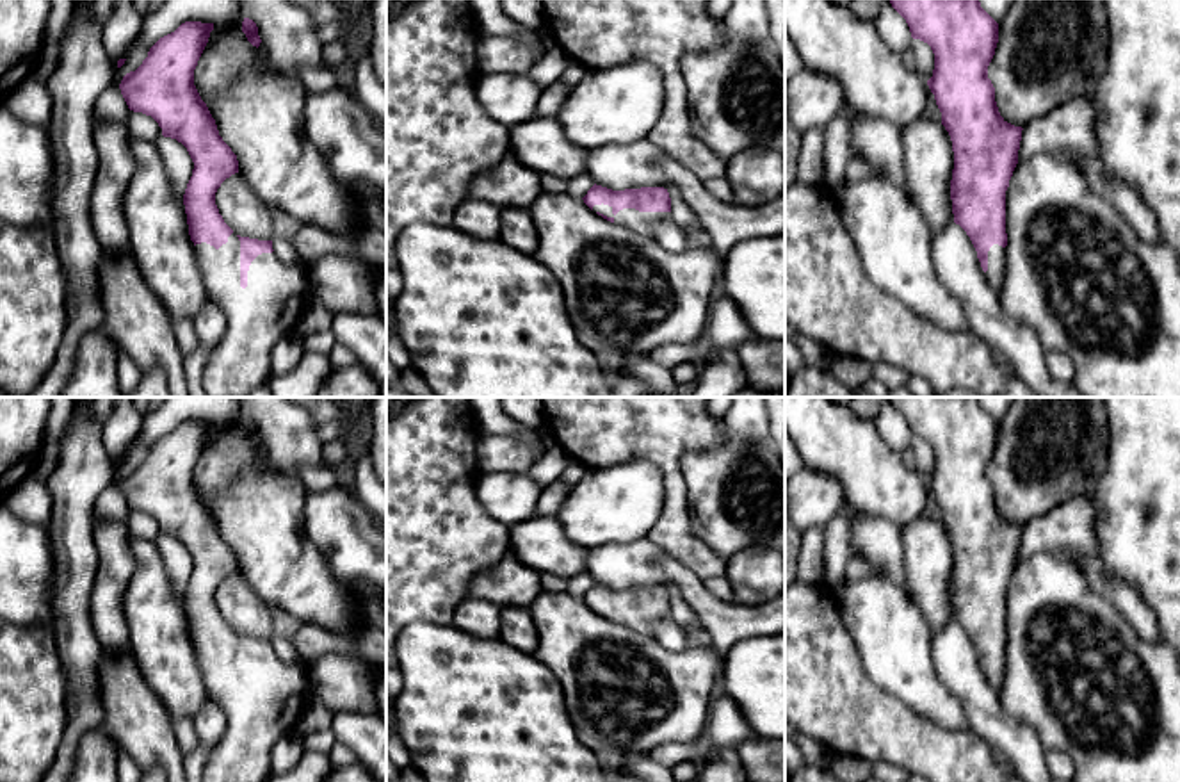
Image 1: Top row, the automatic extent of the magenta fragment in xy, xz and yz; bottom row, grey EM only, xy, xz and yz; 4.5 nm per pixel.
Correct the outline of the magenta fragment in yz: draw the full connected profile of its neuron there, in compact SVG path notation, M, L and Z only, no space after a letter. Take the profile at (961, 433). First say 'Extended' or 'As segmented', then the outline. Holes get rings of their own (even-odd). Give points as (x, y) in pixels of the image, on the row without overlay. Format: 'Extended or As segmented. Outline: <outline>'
Extended. Outline: M890 397L890 403L906 419L911 436L927 442L934 452L927 485L952 540L954 622L970 636L986 679L997 691L1006 672L1006 590L1018 563L1023 529L1000 515L995 486L988 477L988 465L998 442L998 422L981 406L979 397Z

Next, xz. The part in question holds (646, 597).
Extended. Outline: M594 582L582 599L603 618L650 636L655 622L671 616L671 597L664 586L612 590Z

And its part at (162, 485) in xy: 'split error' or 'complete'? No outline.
split error

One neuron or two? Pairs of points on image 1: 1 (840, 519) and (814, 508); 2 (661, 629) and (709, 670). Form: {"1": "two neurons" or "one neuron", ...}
{"1": "two neurons", "2": "two neurons"}

